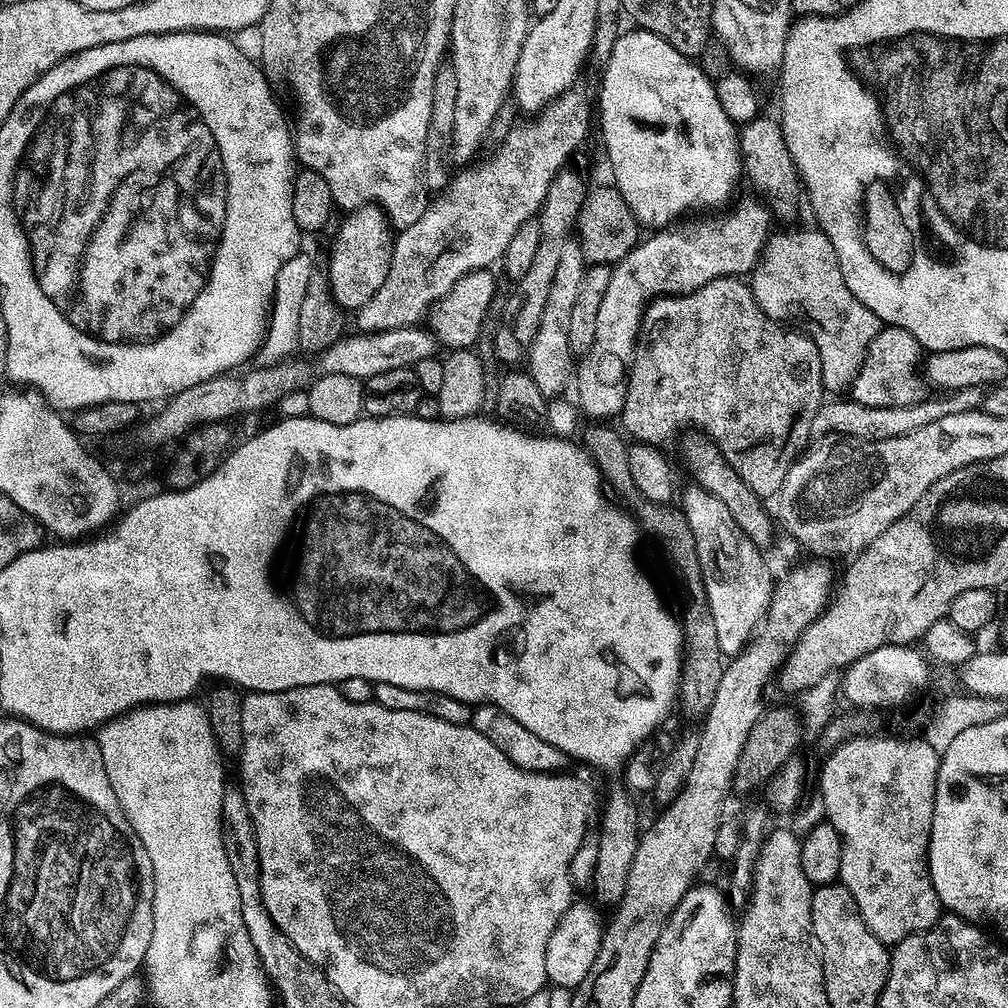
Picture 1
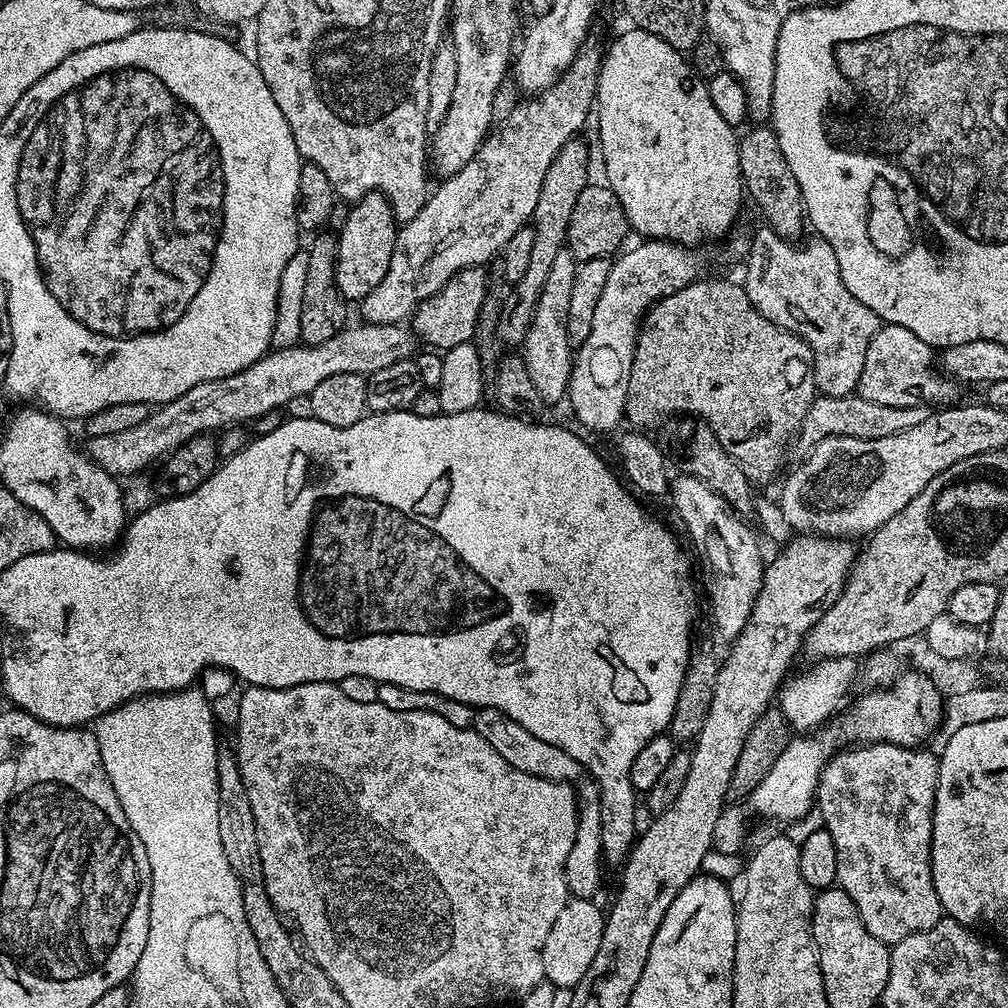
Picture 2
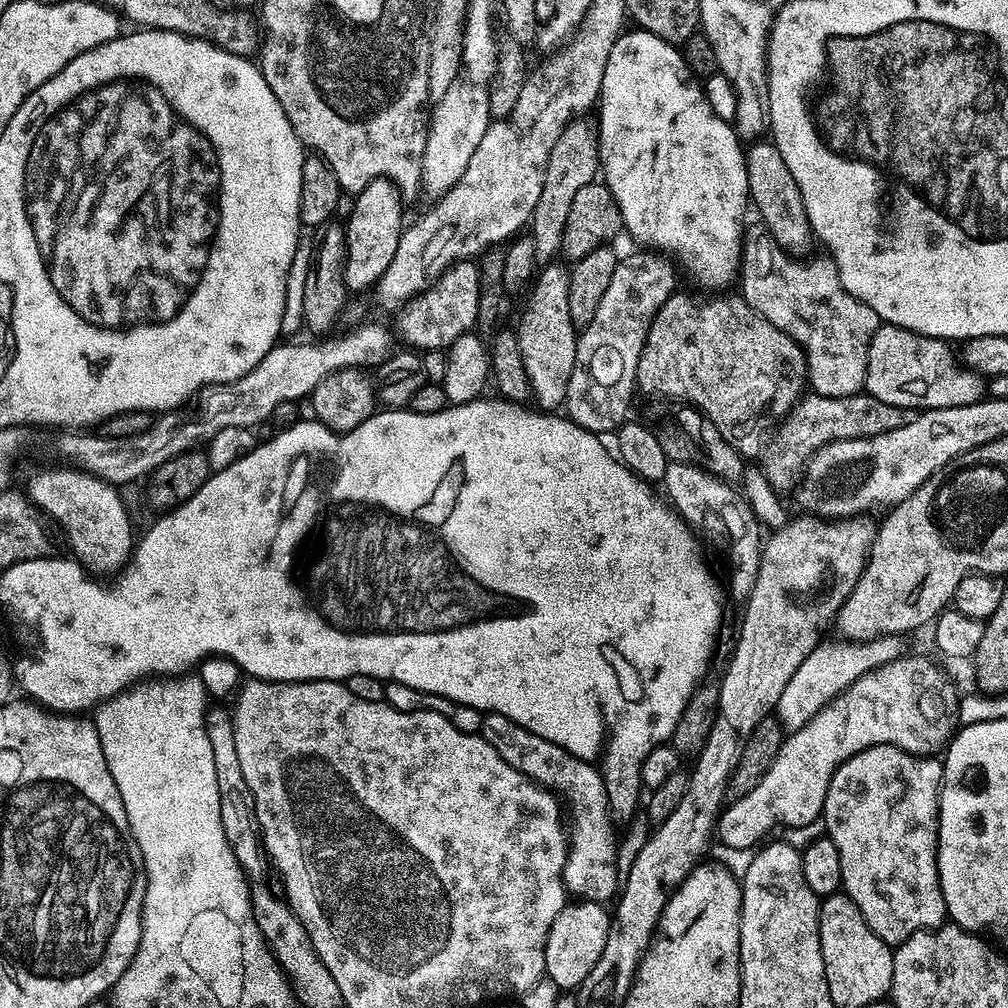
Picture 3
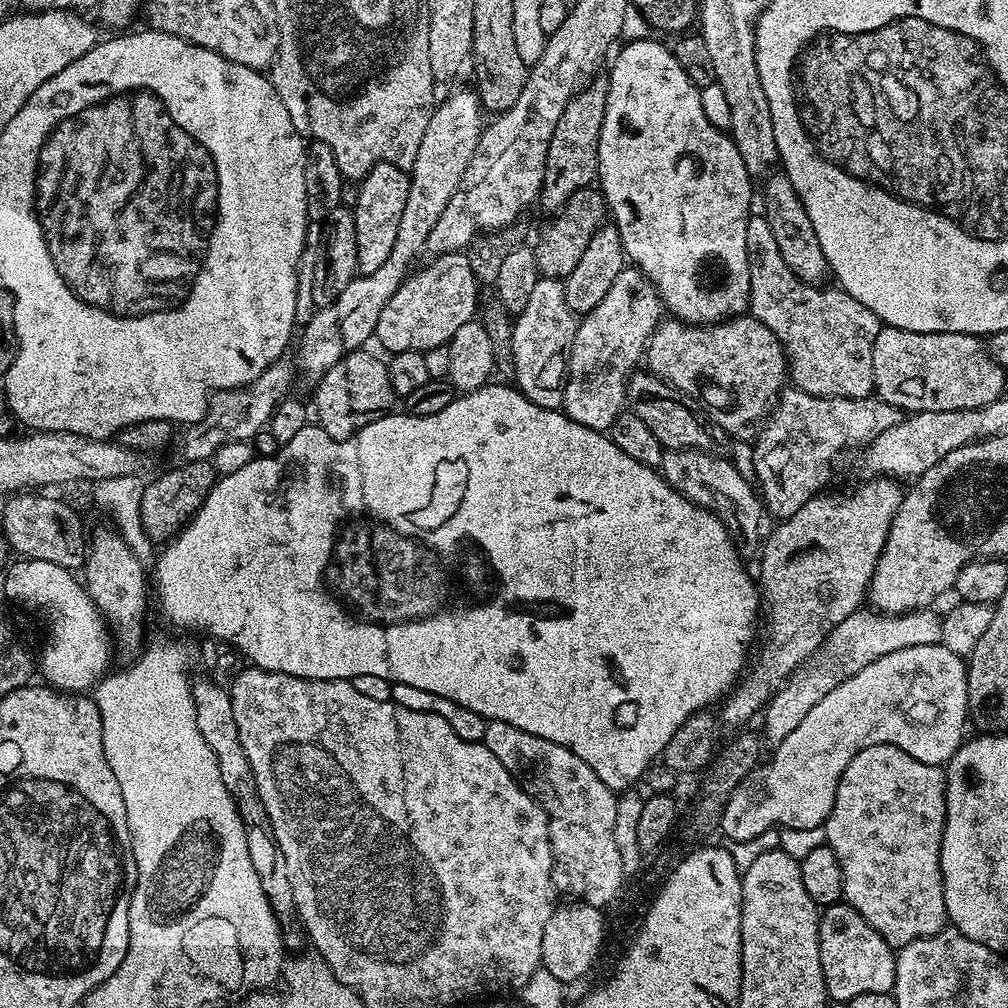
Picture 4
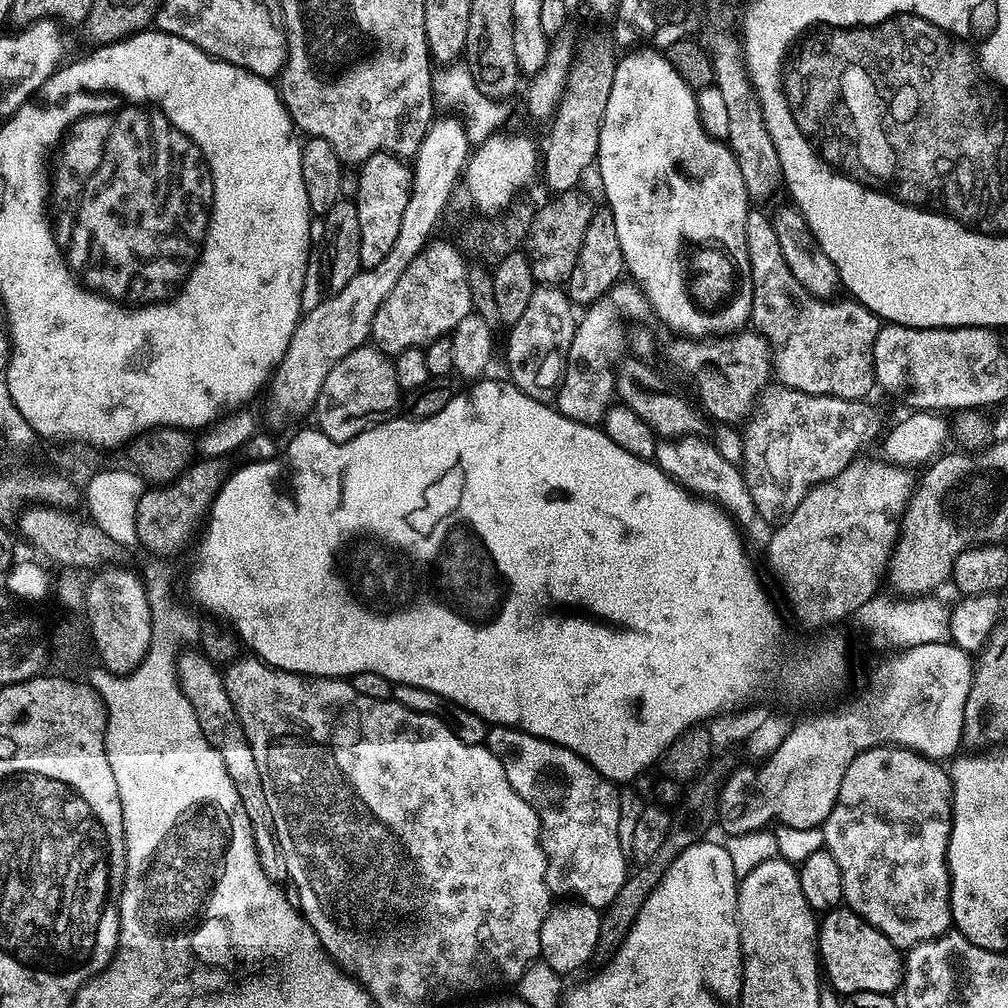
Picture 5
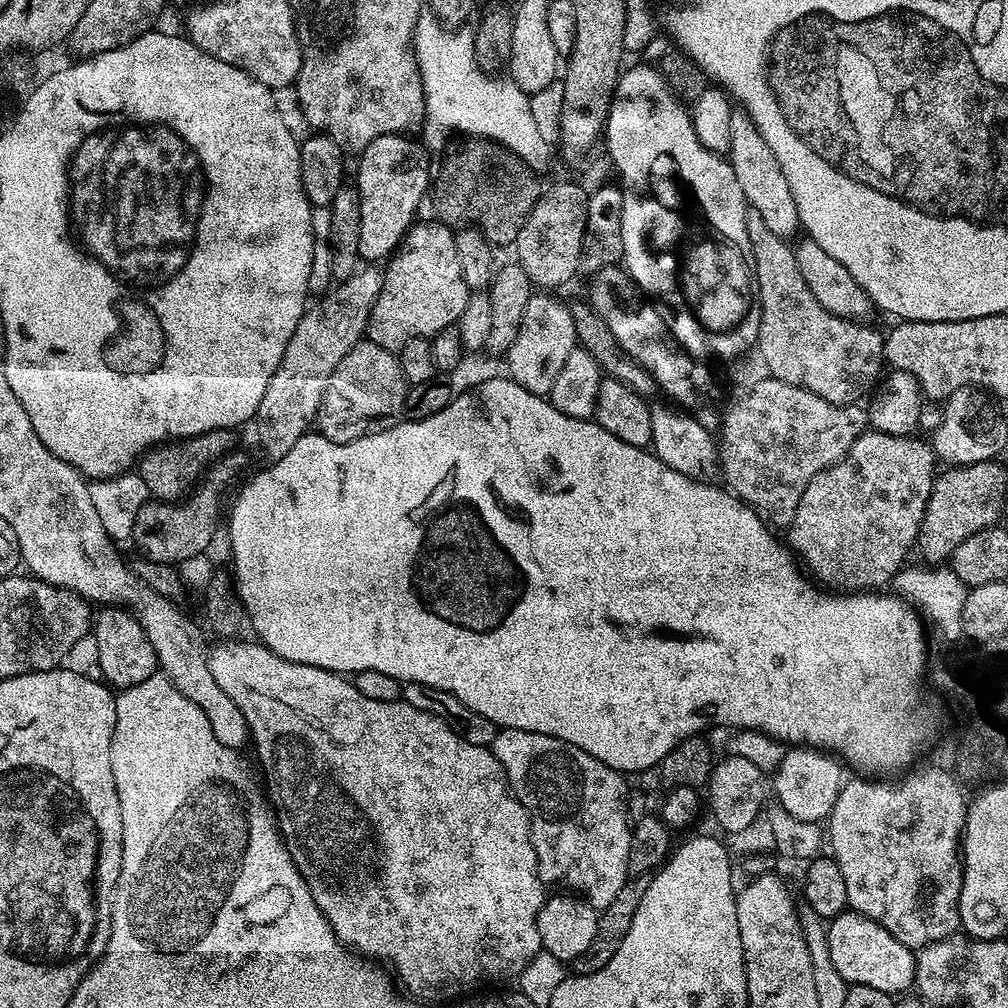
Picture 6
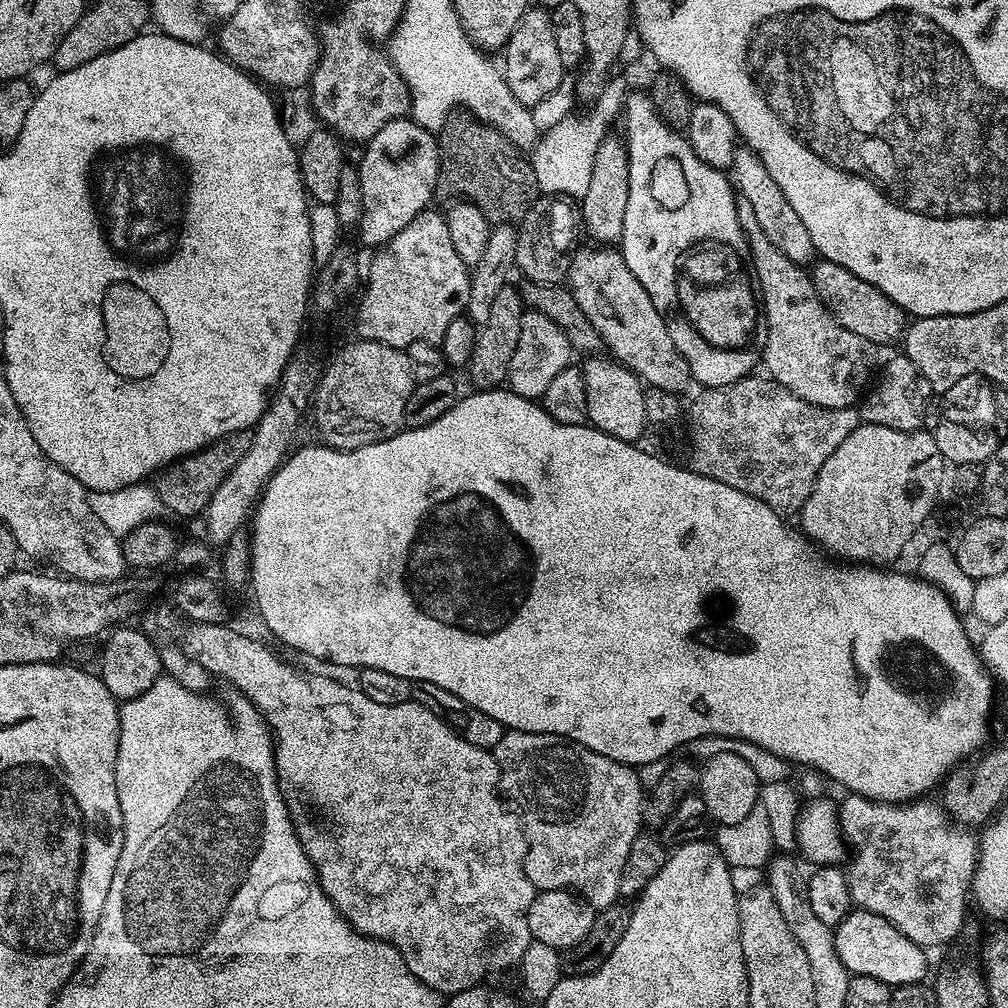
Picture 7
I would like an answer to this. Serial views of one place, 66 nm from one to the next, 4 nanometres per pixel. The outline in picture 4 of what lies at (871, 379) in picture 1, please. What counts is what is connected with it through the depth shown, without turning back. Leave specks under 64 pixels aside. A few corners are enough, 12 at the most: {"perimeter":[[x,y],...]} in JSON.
{"perimeter":[[884,326],[879,399],[908,414],[981,408],[1006,370],[965,332]]}

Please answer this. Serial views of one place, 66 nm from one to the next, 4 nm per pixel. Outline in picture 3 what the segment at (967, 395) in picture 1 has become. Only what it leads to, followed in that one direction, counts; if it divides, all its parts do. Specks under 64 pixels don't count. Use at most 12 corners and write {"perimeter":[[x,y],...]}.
{"perimeter":[[808,394],[758,464],[791,493],[830,442],[886,434],[913,409],[867,394]]}

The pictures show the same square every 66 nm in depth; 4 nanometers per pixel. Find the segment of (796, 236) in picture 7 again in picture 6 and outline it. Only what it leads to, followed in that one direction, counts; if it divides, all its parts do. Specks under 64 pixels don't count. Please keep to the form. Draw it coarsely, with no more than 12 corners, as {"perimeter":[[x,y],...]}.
{"perimeter":[[746,111],[726,159],[773,234],[801,231],[790,182]]}

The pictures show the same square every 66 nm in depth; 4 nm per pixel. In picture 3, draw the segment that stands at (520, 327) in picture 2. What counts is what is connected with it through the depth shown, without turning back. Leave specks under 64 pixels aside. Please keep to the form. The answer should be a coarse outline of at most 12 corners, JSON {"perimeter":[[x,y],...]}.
{"perimeter":[[595,119],[570,121],[550,150],[530,237],[560,252],[574,194],[601,171]]}

